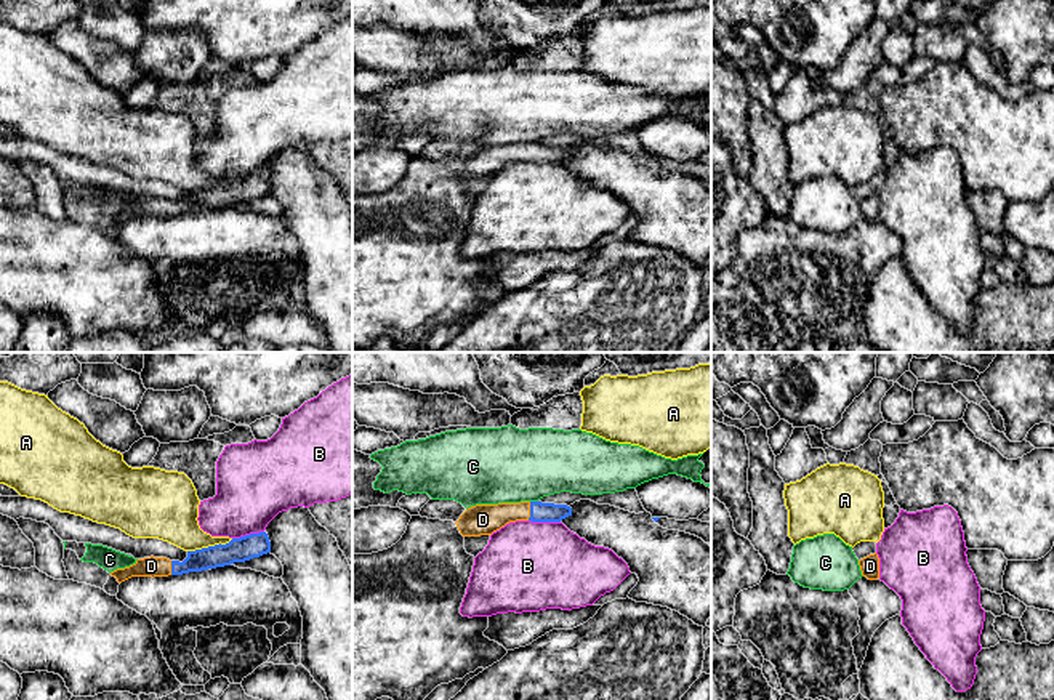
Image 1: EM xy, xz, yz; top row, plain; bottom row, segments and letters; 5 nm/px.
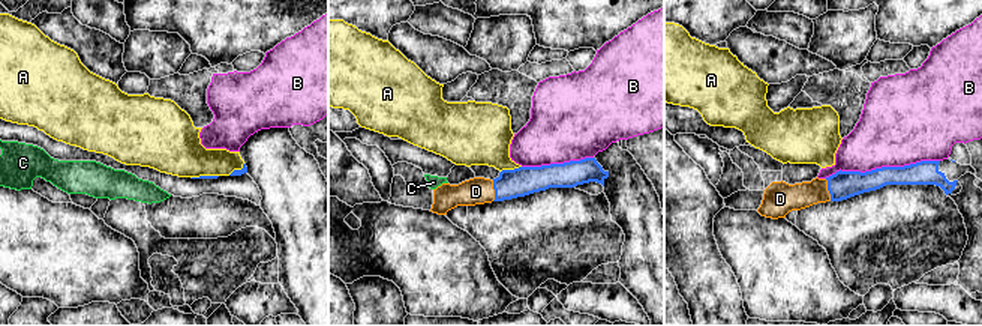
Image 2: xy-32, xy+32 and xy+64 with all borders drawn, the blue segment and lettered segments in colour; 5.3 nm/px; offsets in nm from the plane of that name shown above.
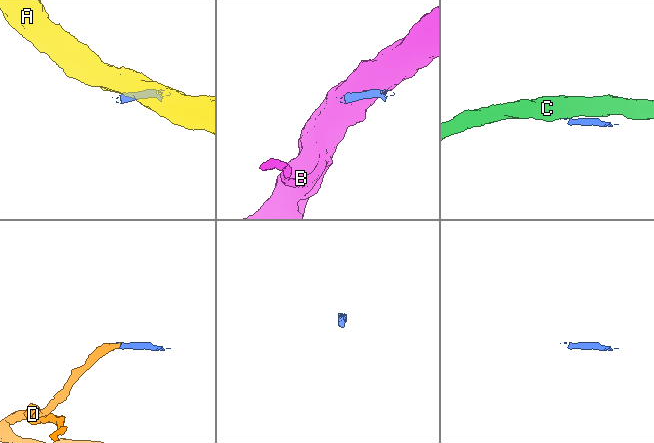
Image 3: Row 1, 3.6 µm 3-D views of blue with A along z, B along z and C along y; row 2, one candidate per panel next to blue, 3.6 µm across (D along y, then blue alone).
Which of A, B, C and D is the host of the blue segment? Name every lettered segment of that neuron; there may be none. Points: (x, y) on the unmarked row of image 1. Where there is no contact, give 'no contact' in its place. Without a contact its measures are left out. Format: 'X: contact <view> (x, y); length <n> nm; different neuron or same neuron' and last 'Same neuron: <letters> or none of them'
A: contact xy (210, 188); length 240 nm; different neuron
B: contact xy (247, 177); length 170 nm; different neuron
C: contact xz (534, 143); length 40 nm; different neuron
D: contact xz (531, 152); length 100 nm; same neuron
Same neuron: D

